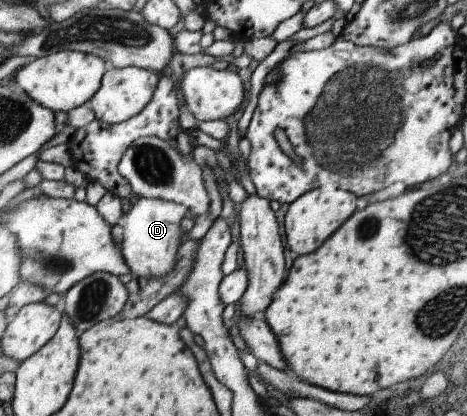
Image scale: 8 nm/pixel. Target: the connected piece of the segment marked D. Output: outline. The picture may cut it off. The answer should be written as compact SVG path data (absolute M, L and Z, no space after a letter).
M139 198L135 205L122 212L119 222L123 226L120 241L121 257L129 268L132 276L145 277L145 279L161 279L165 277L173 265L175 255L181 243L179 215L177 205L165 199Z

